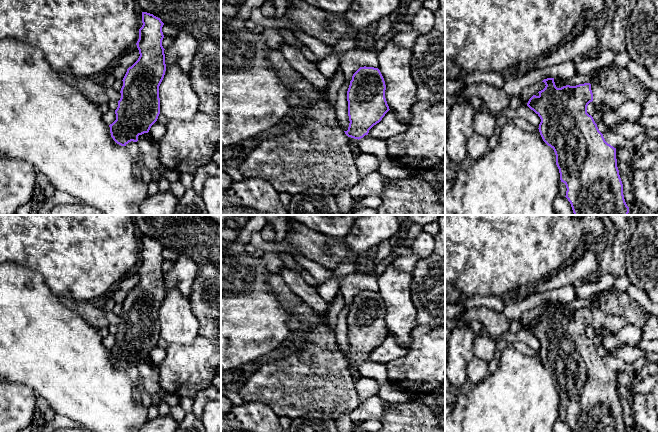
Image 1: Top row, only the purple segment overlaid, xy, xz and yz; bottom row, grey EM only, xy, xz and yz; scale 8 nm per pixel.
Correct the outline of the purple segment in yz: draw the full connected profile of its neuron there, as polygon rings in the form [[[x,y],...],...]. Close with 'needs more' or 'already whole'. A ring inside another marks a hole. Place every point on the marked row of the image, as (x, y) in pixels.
[[[547,78],[542,82],[545,83],[545,88],[538,92],[538,96],[533,95],[527,106],[541,119],[538,128],[540,135],[555,152],[560,180],[567,188],[565,197],[570,202],[574,215],[628,215],[629,207],[623,195],[623,184],[617,167],[616,148],[605,141],[593,117],[587,113],[587,106],[590,102],[595,106],[606,104],[613,112],[618,110],[628,98],[623,93],[606,90],[599,84],[584,83],[557,88],[554,78]]]; needs more

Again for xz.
[[[360,67],[352,76],[347,91],[349,127],[345,134],[349,137],[348,145],[354,145],[360,152],[358,142],[369,130],[379,123],[390,110],[385,98],[386,85],[378,68]]]; needs more

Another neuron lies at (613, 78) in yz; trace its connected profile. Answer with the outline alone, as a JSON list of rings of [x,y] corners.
[[[609,65],[597,69],[591,75],[594,73],[601,74],[602,78],[598,80],[592,77],[590,84],[599,84],[606,90],[623,93],[629,100],[643,105],[649,92],[648,88],[627,69]]]

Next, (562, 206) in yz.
[[[557,197],[555,199],[554,215],[574,215],[571,204],[566,197]]]

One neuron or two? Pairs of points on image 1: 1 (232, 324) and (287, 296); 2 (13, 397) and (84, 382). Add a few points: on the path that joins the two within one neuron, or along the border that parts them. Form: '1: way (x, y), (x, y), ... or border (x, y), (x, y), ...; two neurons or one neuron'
1: border (267, 280), (278, 302), (292, 314), (287, 323); two neurons
2: border (12, 382), (27, 385), (35, 395); two neurons

